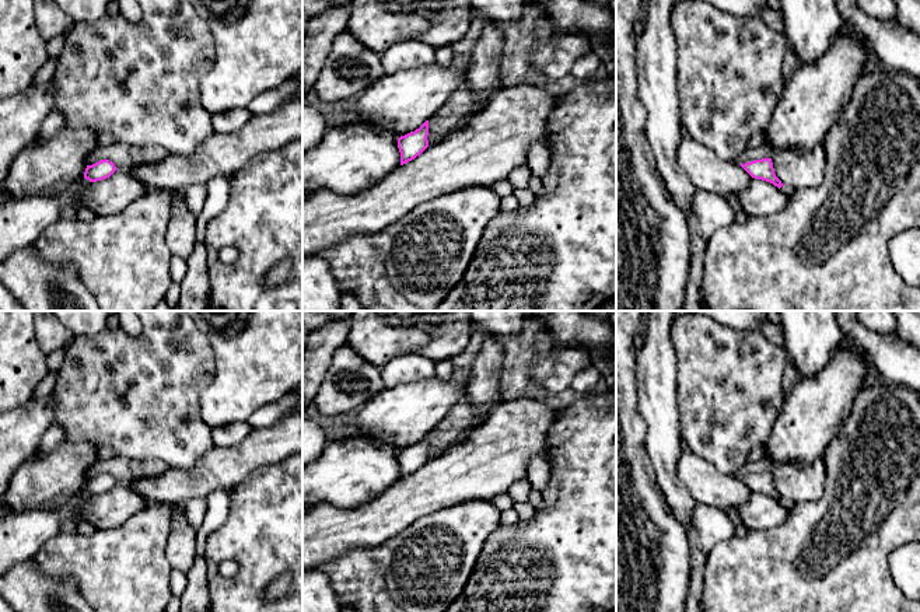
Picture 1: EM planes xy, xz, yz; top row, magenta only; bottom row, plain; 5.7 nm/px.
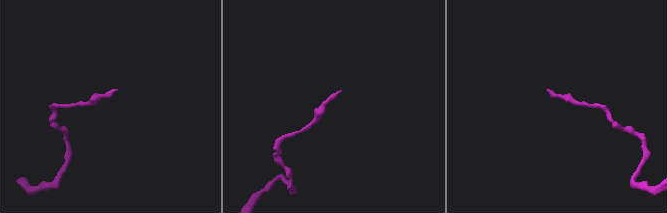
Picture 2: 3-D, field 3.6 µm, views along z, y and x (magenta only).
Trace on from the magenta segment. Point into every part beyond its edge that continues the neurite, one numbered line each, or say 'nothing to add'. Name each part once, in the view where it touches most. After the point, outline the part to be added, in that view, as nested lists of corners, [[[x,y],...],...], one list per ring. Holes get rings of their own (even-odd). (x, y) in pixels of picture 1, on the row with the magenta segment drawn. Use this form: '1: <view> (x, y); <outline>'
nothing to add

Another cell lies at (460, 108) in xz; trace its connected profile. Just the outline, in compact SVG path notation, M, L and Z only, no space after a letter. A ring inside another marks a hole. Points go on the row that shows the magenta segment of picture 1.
M503 80L501 87L494 92L473 92L468 81L461 83L428 120L428 146L441 143L447 136L464 129L476 113L485 109L489 99L503 88Z

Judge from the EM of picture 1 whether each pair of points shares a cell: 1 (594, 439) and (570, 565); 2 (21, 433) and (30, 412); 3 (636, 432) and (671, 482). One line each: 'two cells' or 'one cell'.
1: one cell
2: one cell
3: two cells

